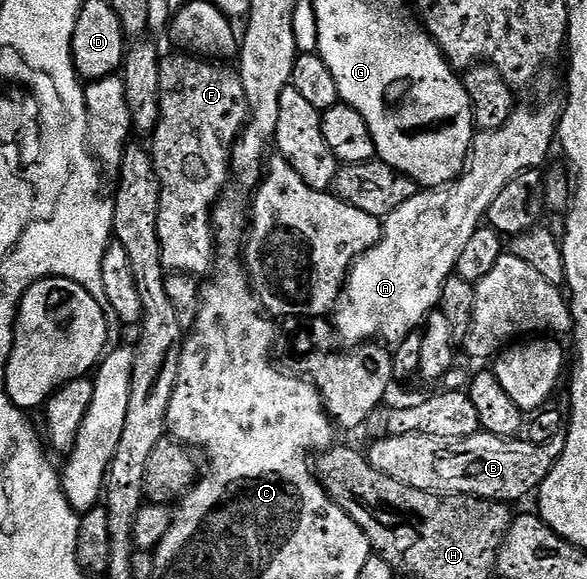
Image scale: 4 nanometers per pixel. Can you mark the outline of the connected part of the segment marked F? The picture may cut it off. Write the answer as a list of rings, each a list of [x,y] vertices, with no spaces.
[[[171,52],[159,63],[161,96],[159,123],[149,142],[151,161],[161,180],[161,208],[157,216],[157,236],[161,240],[163,269],[177,274],[207,276],[212,273],[215,256],[213,211],[215,203],[228,189],[231,173],[231,150],[247,124],[247,97],[238,73],[227,64],[196,58],[182,52]]]

